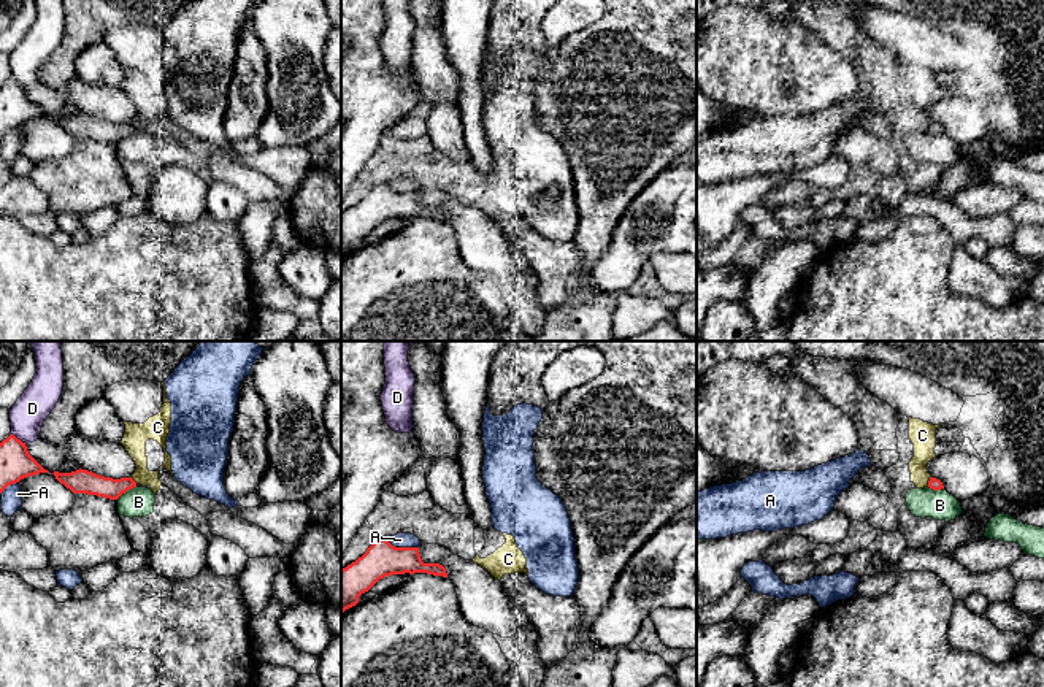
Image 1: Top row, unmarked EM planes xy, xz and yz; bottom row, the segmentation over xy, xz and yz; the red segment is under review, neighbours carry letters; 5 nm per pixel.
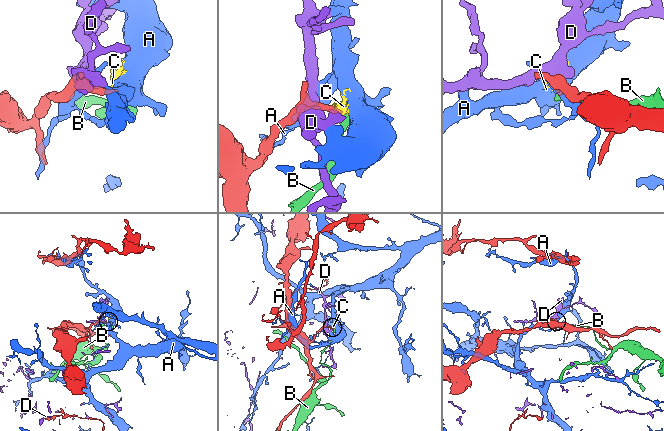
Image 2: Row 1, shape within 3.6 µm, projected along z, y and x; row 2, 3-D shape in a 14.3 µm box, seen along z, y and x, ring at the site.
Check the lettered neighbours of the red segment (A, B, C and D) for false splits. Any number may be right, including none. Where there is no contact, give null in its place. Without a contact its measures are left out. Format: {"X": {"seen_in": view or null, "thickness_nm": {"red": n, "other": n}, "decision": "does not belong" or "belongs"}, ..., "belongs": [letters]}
{"A": {"seen_in": "xz", "thickness_nm": {"red": 180, "other": 80}, "decision": "does not belong"}, "B": {"seen_in": "xy", "thickness_nm": {"red": 130, "other": 160}, "decision": "does not belong"}, "C": {"seen_in": "yz", "thickness_nm": {"red": 60, "other": 140}, "decision": "does not belong"}, "D": {"seen_in": "xy", "thickness_nm": {"red": 160, "other": 180}, "decision": "does not belong"}, "belongs": []}

